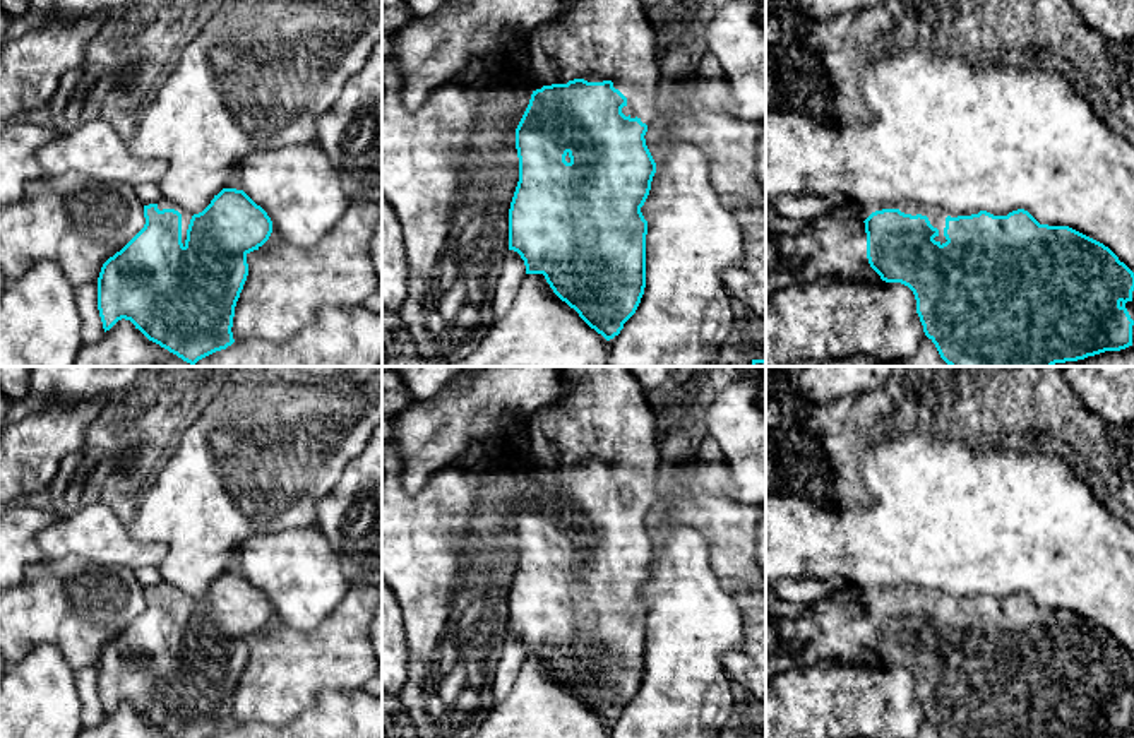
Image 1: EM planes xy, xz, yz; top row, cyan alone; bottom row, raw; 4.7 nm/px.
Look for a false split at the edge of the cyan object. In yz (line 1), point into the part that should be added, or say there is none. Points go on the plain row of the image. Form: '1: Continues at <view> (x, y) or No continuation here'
1: Continues at yz (833, 627)

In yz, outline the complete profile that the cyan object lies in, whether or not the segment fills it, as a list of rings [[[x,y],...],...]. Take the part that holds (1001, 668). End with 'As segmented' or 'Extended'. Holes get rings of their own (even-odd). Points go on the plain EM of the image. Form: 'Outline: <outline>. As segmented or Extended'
Outline: [[[855,584],[810,603],[795,620],[766,615],[781,644],[797,649],[788,654],[766,652],[766,683],[779,671],[826,659],[901,666],[916,683],[916,697],[925,719],[939,738],[1100,738],[1132,729],[1134,656],[1103,627],[1069,611],[1040,608],[1028,594],[1007,599],[980,594],[971,599],[946,601],[946,627],[935,625],[939,613],[927,599],[899,592],[872,596],[865,604]]]. Extended

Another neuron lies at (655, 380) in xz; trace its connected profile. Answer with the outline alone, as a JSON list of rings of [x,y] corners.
[[[629,366],[639,385],[653,397],[660,397],[678,378],[675,366]]]

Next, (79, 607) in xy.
[[[79,555],[39,560],[24,570],[17,586],[0,591],[0,656],[5,664],[21,661],[33,646],[57,646],[74,671],[98,666],[103,647],[120,635],[146,608],[144,589],[128,568],[104,567]]]

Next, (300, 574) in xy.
[[[317,524],[255,533],[242,546],[243,575],[272,604],[274,623],[313,632],[343,601],[349,582]]]

